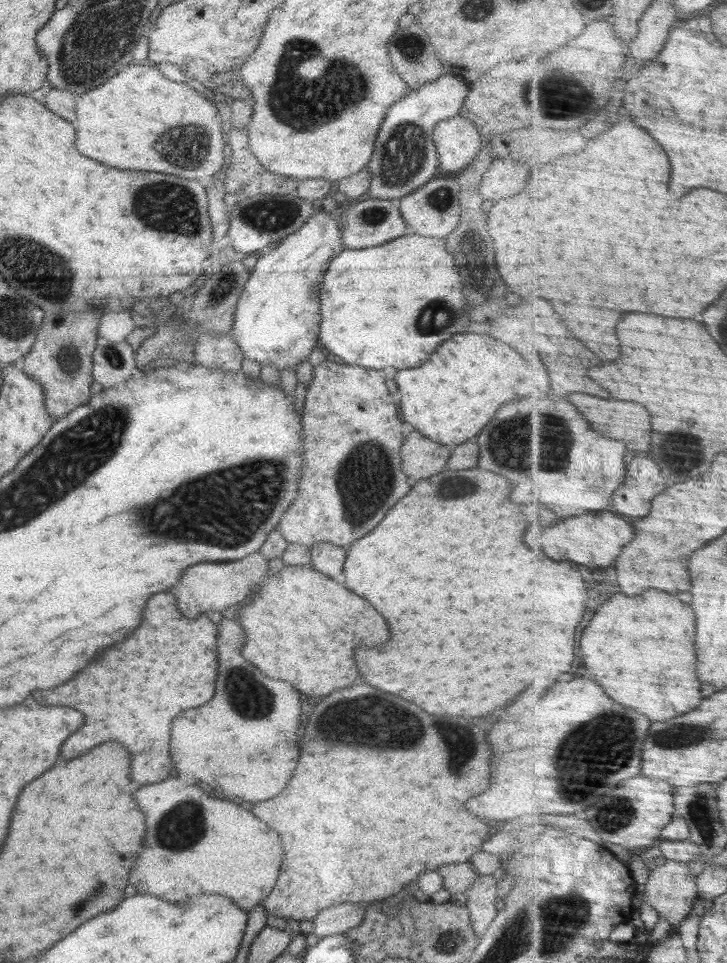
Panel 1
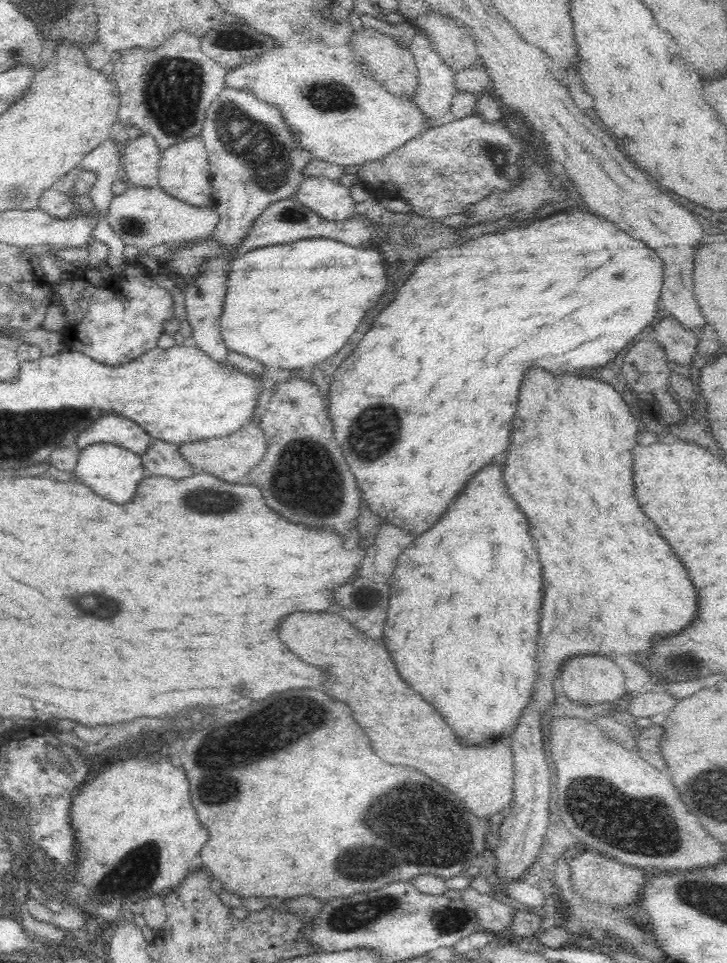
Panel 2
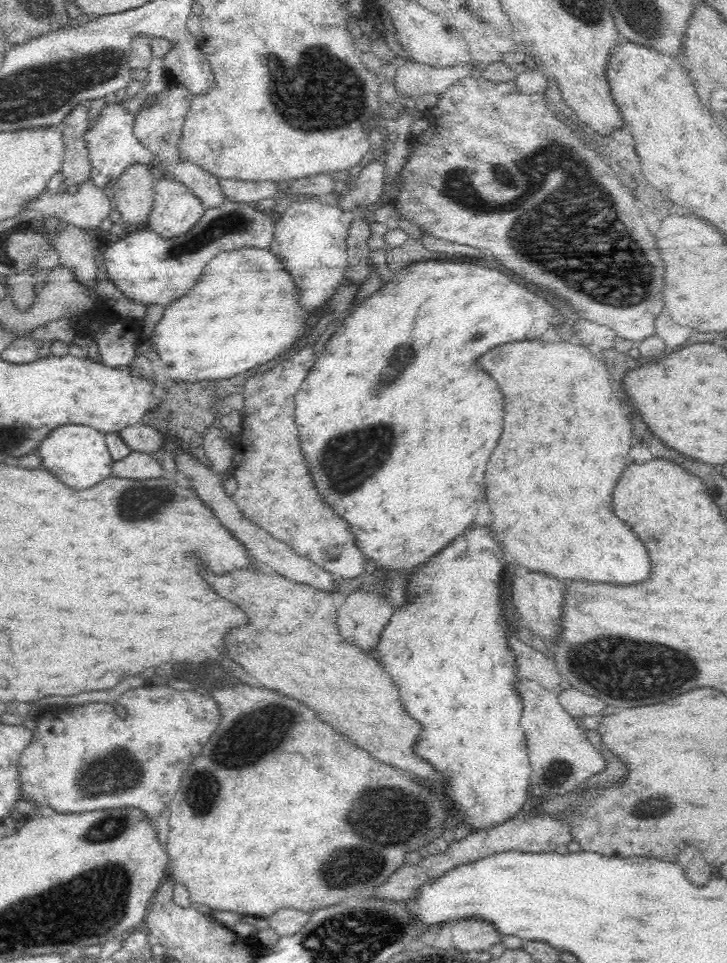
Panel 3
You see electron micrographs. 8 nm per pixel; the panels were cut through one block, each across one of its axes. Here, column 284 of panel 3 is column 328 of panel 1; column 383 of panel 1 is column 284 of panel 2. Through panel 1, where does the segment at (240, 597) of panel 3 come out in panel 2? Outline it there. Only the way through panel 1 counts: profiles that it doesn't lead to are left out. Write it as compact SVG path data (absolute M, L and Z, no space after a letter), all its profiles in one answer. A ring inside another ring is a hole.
M294 612L280 622L280 638L296 656L300 656L308 664L320 666L328 674L328 682L324 684L326 694L352 708L354 720L360 724L360 728L364 728L374 752L382 760L386 760L388 764L418 768L420 772L448 788L452 794L456 794L468 806L468 810L483 821L497 813L506 814L510 811L515 776L511 746L503 738L494 738L494 742L486 748L484 744L482 748L462 746L452 728L448 728L448 724L442 720L442 716L434 708L430 708L408 684L404 684L386 646L380 640L368 638L348 620L332 612Z

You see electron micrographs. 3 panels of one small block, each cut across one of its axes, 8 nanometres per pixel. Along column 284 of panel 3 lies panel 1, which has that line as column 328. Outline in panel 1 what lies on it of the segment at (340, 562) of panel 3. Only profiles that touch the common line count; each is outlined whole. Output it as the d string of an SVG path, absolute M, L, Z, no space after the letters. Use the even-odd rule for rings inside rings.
M328 359L313 366L302 413L304 451L297 497L277 524L288 543L302 544L310 550L317 542L326 541L347 551L354 540L376 528L386 512L410 492L408 476L401 465L400 449L405 439L401 429L403 422L398 418L385 378L383 370Z

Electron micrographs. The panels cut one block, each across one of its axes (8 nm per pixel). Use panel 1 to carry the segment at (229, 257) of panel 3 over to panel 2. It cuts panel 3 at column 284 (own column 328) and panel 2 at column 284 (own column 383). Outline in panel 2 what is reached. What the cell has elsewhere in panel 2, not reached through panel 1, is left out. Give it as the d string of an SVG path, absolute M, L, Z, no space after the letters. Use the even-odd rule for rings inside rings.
M306 238L306 240L298 240L294 244L282 244L282 246L276 244L264 248L256 248L256 250L250 250L246 254L236 255L234 260L229 264L228 294L226 294L222 318L220 318L222 341L224 341L228 350L262 362L267 370L289 369L290 371L294 371L296 369L305 370L313 368L318 362L328 360L328 356L334 356L336 352L340 352L340 348L344 348L344 344L348 342L348 338L356 332L360 320L366 316L366 312L384 294L384 288L386 288L386 272L384 272L385 263L382 260L383 256L375 244L354 247L330 238Z

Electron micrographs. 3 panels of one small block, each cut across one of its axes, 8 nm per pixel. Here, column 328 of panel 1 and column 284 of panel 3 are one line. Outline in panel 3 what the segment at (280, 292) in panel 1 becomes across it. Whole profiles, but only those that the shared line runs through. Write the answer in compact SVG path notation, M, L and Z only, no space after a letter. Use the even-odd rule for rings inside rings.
M316 198L292 202L282 214L277 215L274 240L268 250L280 256L280 261L294 274L294 281L302 292L302 304L306 310L322 306L346 280L345 272L349 268L346 238L352 218L357 215L352 210L344 210L334 204L324 204Z

